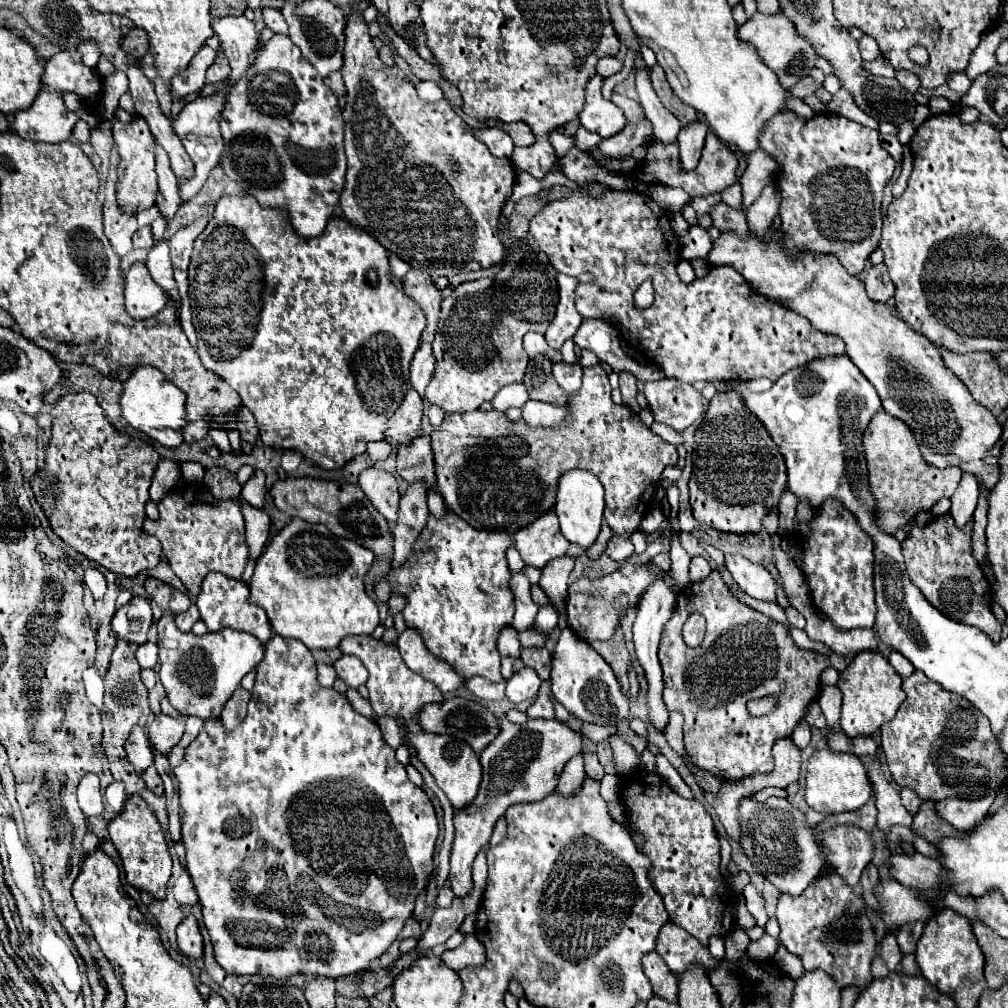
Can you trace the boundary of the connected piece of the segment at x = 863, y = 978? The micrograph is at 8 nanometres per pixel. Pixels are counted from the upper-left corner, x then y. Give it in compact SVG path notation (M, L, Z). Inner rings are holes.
M827 874L813 882L799 898L793 898L789 894L783 894L777 904L777 922L781 926L781 944L795 956L801 958L805 970L823 970L835 978L835 982L841 988L855 986L863 990L871 980L869 964L877 952L877 936L873 930L873 924L869 920L869 908L867 904L853 892L853 888L847 886L837 874Z

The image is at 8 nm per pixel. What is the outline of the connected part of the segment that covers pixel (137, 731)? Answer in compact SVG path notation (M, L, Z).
M133 726L125 750L127 750L129 762L135 766L137 772L143 772L153 764L153 750L151 750L147 732L141 726Z

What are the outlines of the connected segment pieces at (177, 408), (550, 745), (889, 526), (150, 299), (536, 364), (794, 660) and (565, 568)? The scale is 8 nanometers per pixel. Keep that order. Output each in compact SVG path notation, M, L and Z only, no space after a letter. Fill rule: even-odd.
M137 366L131 376L123 382L123 394L119 400L123 418L137 430L147 434L151 440L167 446L177 448L183 444L183 428L187 426L185 420L185 394L173 386L159 370L153 366Z
M499 716L499 738L479 754L483 764L483 780L479 794L471 806L457 810L453 816L455 840L451 850L451 872L449 884L455 896L463 898L471 892L471 864L479 850L489 844L493 826L505 810L519 802L537 802L543 800L557 788L559 774L569 758L581 754L581 732L571 730L559 720L527 720L525 724L513 724L507 716Z
M887 412L875 414L867 430L863 432L863 446L867 456L869 486L877 500L877 524L885 534L895 534L905 522L909 522L919 510L931 510L931 506L941 498L951 498L961 480L959 468L939 470L927 464L915 442L911 428Z
M133 264L125 274L125 310L131 318L151 318L167 304L165 290L155 284L145 264Z
M539 356L533 358L527 366L525 372L525 386L529 392L531 400L539 400L539 402L547 402L547 404L557 404L557 406L565 406L567 404L567 392L555 382L553 374L551 374L551 360L547 356Z
M713 570L705 580L691 582L677 592L675 610L667 620L667 624L663 626L661 644L659 644L659 662L665 680L663 700L667 704L667 710L679 710L685 716L685 726L683 726L685 748L695 760L697 768L717 776L719 780L737 780L737 778L751 776L755 772L773 770L775 760L771 756L771 746L775 744L775 740L787 738L793 732L793 728L803 718L807 706L817 698L821 688L819 676L829 666L829 656L799 648L793 642L789 628L785 624L775 622L763 616L761 612L745 606L743 602L739 602L729 592L721 574ZM693 612L703 614L707 620L705 638L697 648L689 648L681 638L681 626L687 620L687 616ZM763 696L775 696L777 706L771 714L755 718L747 712L747 702Z
M569 556L551 560L541 570L541 580L539 580L539 586L551 598L553 606L558 610L558 627L563 632L569 630L566 615L567 588L569 588L567 580L569 580L569 572L573 570L573 562L575 558L569 558Z

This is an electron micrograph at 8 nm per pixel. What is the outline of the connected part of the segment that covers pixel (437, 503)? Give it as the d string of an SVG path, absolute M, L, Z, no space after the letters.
M439 492L429 494L429 498L427 498L427 506L429 506L429 512L431 512L433 516L437 516L437 518L441 518L441 516L447 512L445 502L443 502L443 498L441 498Z

